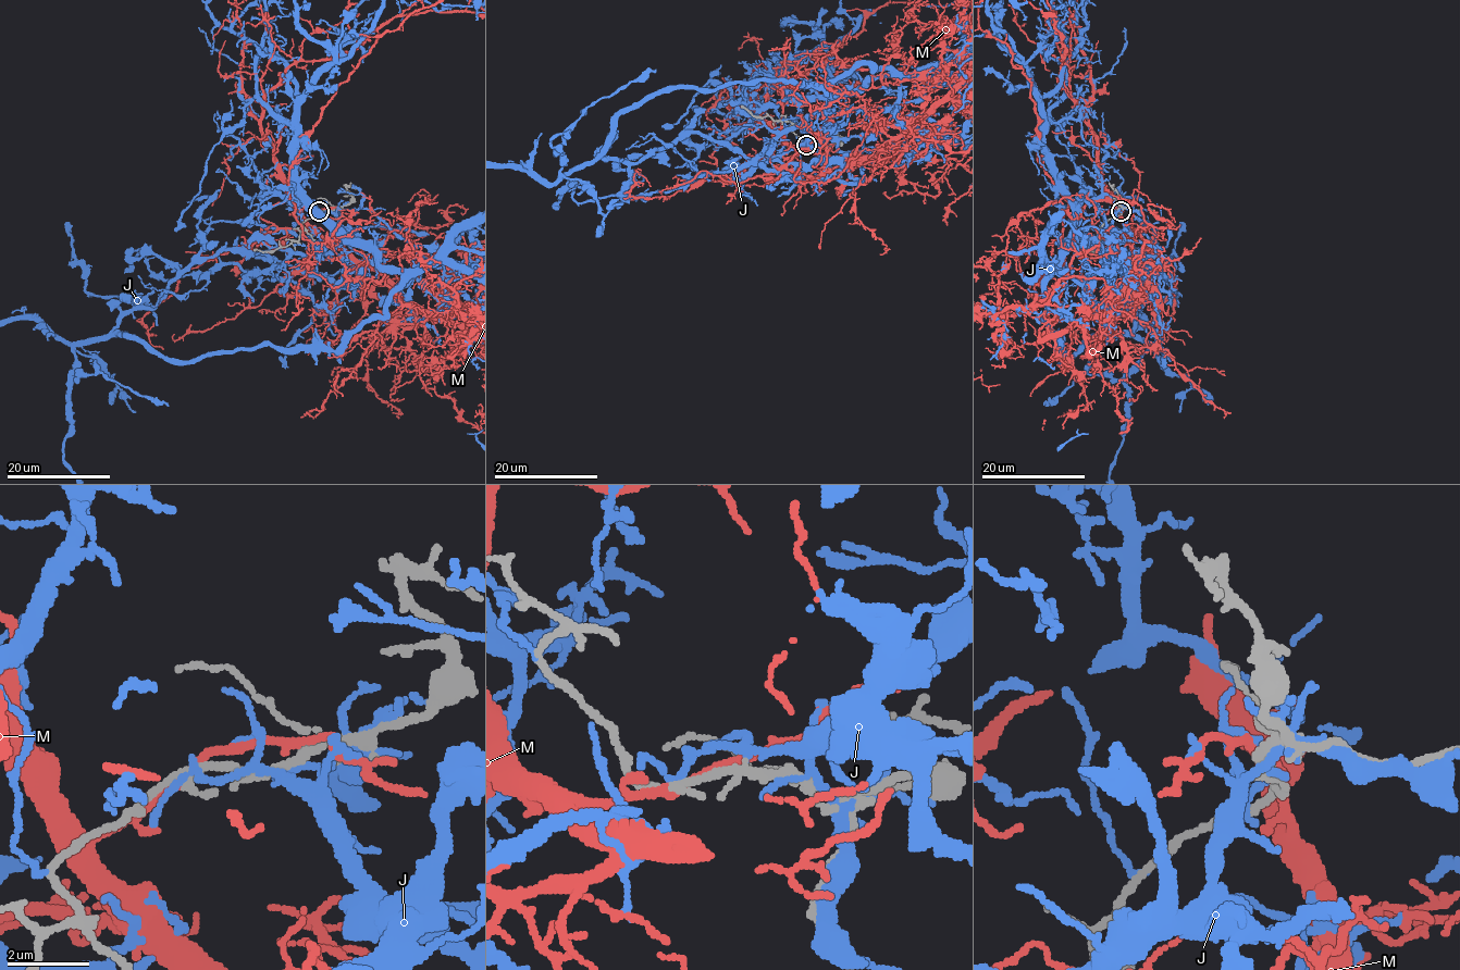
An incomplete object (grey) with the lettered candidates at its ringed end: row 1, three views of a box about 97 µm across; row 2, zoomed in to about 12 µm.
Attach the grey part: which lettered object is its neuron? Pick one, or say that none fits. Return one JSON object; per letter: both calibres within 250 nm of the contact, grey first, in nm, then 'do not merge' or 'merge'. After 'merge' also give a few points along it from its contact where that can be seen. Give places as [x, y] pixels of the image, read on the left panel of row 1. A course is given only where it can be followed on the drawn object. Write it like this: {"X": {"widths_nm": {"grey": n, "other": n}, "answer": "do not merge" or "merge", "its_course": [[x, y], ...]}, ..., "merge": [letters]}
{"J": {"widths_nm": {"grey": 220, "other": 180}, "answer": "do not merge"}, "M": {"widths_nm": {"grey": 200, "other": 180}, "answer": "merge"}, "merge": ["M"]}

